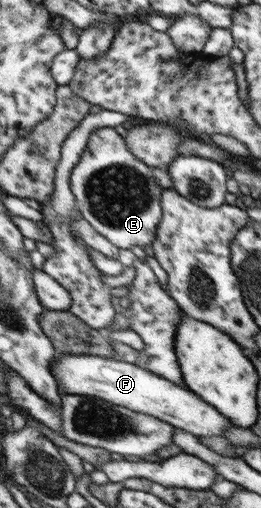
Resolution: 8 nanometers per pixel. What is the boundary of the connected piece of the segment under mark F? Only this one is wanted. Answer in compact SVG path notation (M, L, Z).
M65 354L53 358L49 370L66 394L100 398L114 405L151 415L198 437L223 436L226 428L236 426L188 387L180 387L135 363L97 355Z

